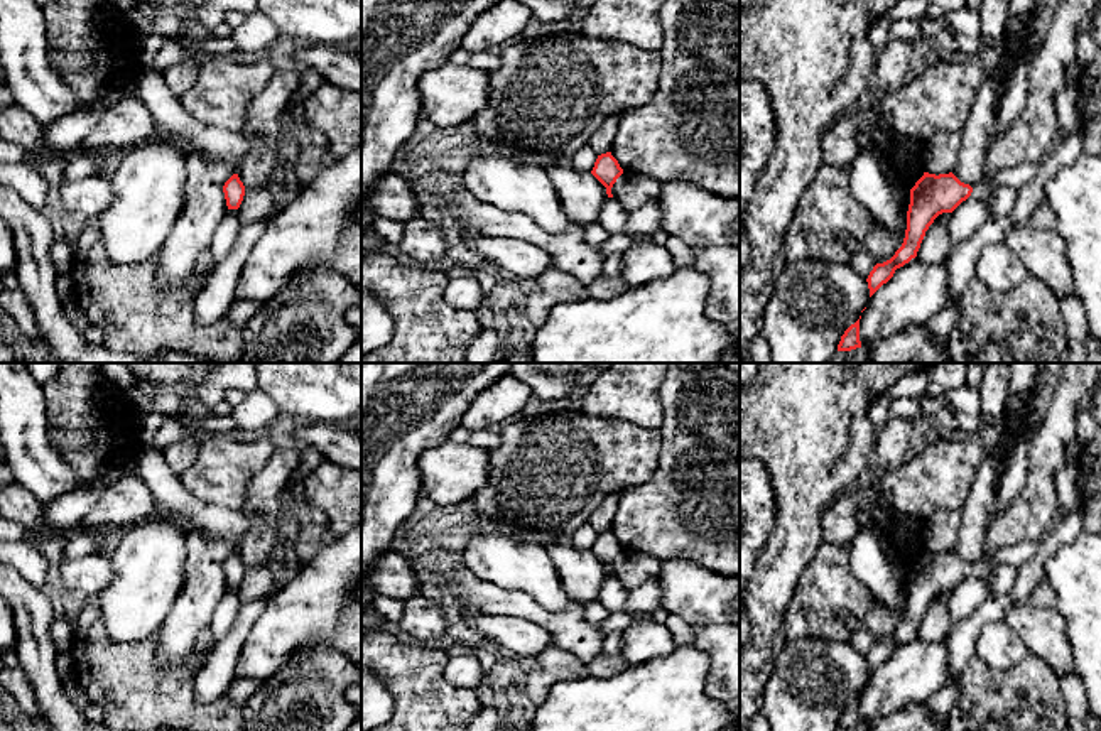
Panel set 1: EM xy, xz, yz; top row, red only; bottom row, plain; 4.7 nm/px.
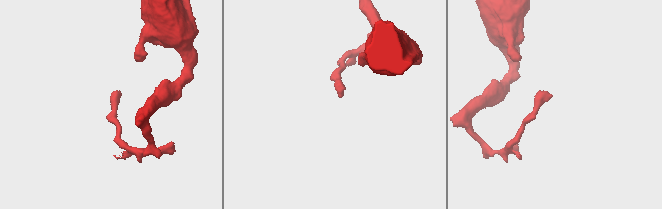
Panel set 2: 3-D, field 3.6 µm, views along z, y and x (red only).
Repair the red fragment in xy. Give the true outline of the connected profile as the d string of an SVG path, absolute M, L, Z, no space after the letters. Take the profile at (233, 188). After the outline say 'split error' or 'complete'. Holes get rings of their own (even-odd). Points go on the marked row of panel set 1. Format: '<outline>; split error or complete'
M233 174L225 182L223 192L225 192L228 209L238 209L245 196L245 186L240 181L238 174Z; complete

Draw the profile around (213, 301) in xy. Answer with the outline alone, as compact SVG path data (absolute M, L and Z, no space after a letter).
M260 219L241 228L230 253L213 268L206 285L194 301L198 326L211 326L226 316L235 301L235 287L243 263L265 231L268 219Z

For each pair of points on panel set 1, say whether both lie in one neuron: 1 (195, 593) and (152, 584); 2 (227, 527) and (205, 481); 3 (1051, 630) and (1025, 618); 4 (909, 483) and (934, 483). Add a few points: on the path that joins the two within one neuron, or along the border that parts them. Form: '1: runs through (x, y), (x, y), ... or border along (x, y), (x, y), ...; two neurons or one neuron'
1: border along (188, 551), (184, 584), (161, 623); two neurons
2: border along (181, 481), (193, 495), (205, 502), (240, 510); two neurons
3: runs through (1044, 630), (1032, 623); one neuron
4: runs through (916, 483), (927, 483); one neuron

